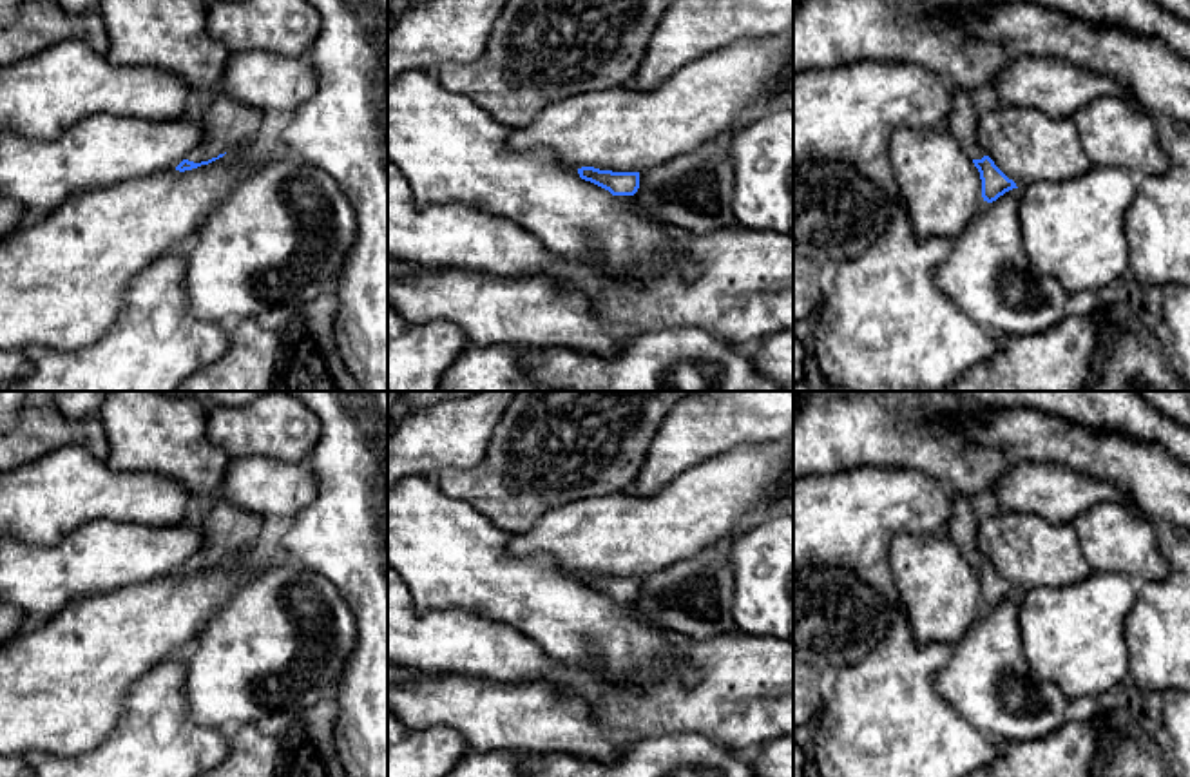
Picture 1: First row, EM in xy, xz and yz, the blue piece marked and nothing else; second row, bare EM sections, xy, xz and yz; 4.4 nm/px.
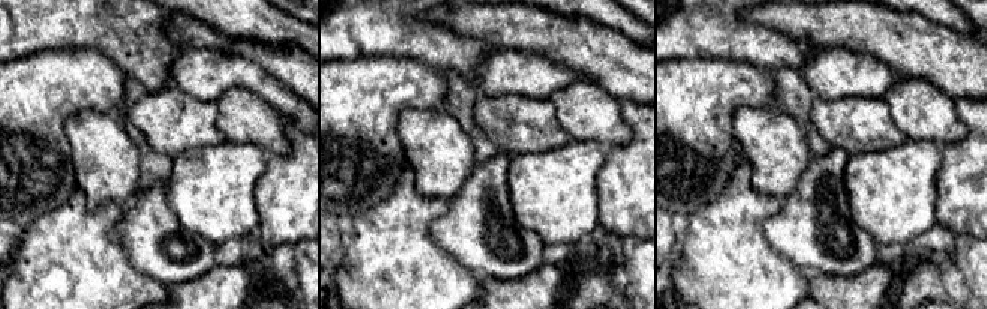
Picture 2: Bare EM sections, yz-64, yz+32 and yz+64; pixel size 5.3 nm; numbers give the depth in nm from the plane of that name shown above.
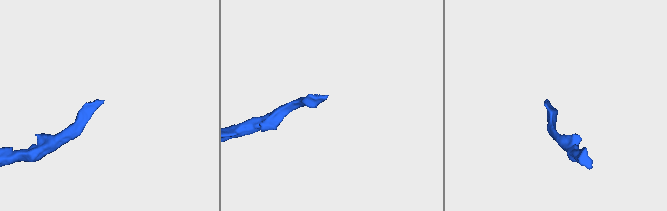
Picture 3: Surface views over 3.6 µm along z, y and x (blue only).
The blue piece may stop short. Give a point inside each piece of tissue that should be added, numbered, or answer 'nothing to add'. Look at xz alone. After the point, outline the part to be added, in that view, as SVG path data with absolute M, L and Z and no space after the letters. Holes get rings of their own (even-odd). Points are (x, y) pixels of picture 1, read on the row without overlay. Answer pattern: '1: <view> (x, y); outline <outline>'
nothing to add

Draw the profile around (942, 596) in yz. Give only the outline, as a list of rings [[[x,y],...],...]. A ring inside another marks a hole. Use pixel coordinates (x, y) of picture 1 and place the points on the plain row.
[[[897,534],[889,563],[915,639],[956,645],[984,603],[980,578],[951,538]]]

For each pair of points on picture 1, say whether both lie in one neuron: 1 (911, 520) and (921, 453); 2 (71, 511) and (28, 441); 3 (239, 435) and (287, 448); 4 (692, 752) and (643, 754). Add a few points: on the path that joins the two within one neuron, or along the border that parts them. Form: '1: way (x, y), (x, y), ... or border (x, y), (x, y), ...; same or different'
1: border (877, 466), (919, 470), (953, 489); different
2: border (80, 448), (60, 446), (19, 468); different
3: way (250, 435), (276, 437); same
4: way (680, 752), (656, 754); same

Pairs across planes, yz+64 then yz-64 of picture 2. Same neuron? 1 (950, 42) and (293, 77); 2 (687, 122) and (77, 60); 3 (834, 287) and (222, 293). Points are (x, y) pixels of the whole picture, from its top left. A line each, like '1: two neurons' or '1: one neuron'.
1: one neuron
2: one neuron
3: one neuron

